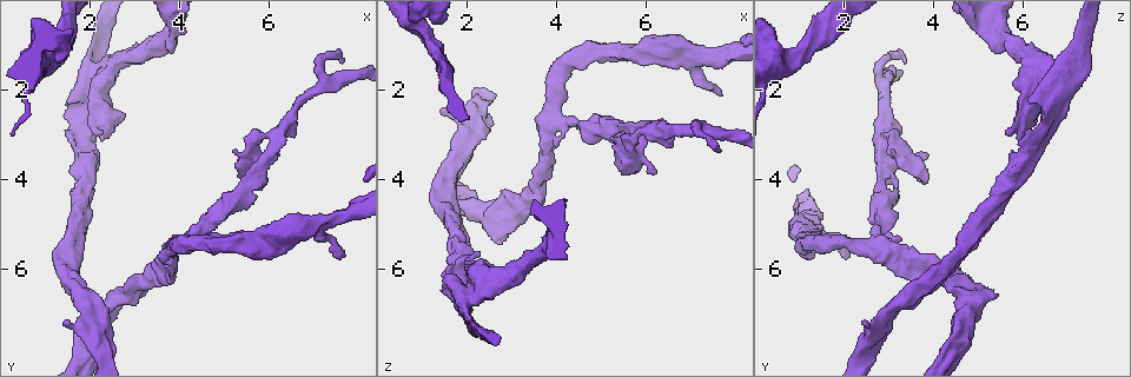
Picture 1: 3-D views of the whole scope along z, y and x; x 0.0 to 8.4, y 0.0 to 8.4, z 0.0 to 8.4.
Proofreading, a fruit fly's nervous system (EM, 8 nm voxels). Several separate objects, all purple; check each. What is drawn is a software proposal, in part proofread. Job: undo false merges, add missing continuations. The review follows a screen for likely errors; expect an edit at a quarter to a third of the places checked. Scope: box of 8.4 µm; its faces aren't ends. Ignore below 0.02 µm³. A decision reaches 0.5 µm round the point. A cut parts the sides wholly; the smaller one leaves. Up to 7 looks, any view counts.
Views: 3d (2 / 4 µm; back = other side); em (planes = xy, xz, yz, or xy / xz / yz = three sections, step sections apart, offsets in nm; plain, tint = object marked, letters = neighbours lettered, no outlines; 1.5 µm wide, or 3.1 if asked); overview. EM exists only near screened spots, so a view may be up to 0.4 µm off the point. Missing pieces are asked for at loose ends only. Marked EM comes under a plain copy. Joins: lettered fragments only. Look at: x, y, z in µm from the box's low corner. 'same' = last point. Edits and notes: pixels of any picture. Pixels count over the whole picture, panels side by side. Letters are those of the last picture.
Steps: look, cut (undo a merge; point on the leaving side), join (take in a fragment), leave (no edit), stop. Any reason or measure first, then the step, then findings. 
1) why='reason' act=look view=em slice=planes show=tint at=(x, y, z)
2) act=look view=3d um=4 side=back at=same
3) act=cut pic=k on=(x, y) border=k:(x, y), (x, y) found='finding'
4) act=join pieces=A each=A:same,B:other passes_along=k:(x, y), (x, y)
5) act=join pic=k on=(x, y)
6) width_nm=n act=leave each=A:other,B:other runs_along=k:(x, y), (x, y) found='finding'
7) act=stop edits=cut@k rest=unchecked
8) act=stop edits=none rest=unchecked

act=look view=em slice=planes show=letters at=(2.80, 6.50, 5.40)

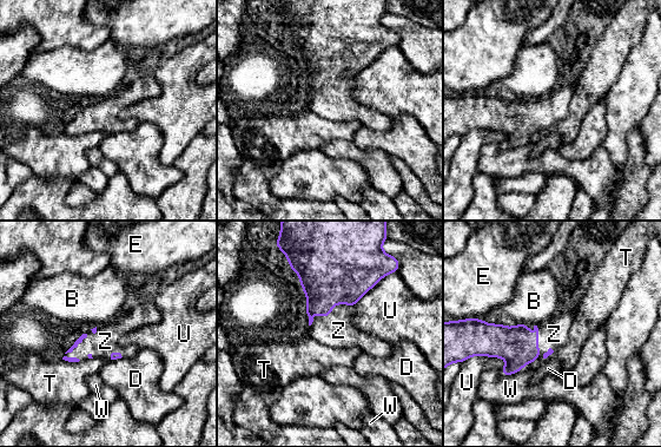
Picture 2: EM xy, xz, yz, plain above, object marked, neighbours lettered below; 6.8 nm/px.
act=join pieces=Z each=B:other,D:other,E:other,T:other,U:other,W:other,Z:same passes_along=2:(328, 278), (331, 315), (338, 330) found='it goes on there'

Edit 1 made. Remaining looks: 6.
why='redraw' act=look view=overview

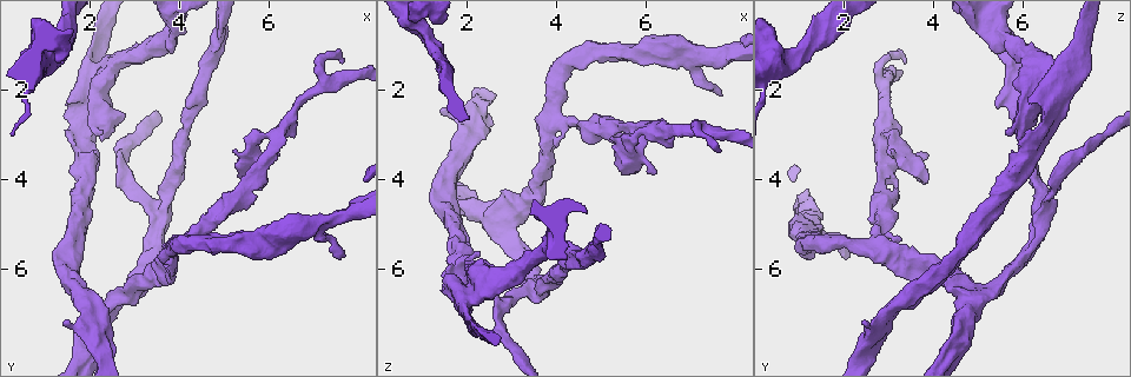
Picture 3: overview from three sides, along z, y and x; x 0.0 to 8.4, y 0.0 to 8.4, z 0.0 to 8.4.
why='an open end' act=look view=3d um=2 side=back at=(1.40, 7.15, 2.50)

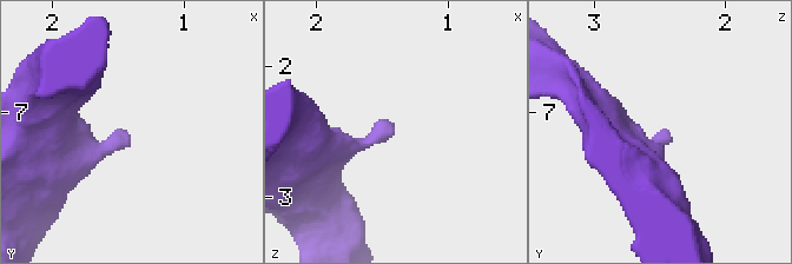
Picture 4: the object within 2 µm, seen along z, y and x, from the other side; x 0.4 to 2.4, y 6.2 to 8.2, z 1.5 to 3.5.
why='now the EM' act=look view=em slice=planes show=tint at=(1.42, 7.16, 2.48)

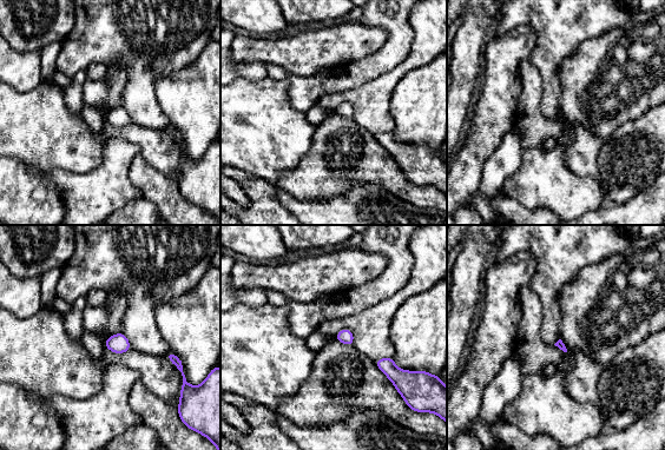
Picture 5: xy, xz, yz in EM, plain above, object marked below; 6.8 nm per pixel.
why='what lies round it' act=look view=em slice=planes show=letters at=same

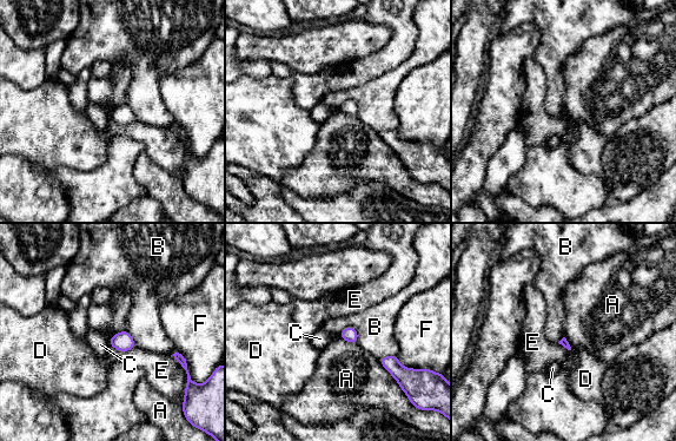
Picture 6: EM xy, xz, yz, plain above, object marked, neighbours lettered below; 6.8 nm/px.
act=leave each=A:other,B:other,C:other,D:other,E:other,F:other border=6:(378, 360), (402, 388) found='none of them fits'

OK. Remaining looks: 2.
why='an open end' act=look view=em slice=planes show=letters at=(7.65, 5.70, 2.15)

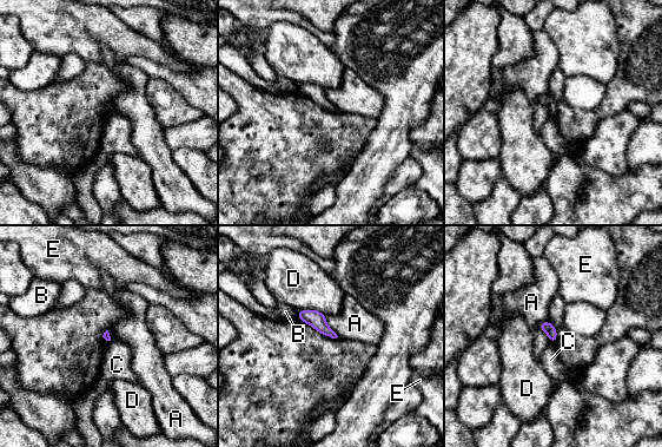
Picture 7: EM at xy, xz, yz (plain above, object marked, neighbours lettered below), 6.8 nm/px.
act=leave each=A:other,B:other,C:other,D:other,E:other border=7:(550, 342), (555, 343) found='none of them fits'

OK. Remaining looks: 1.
act=stop edits=join@2 rest=unchecked

